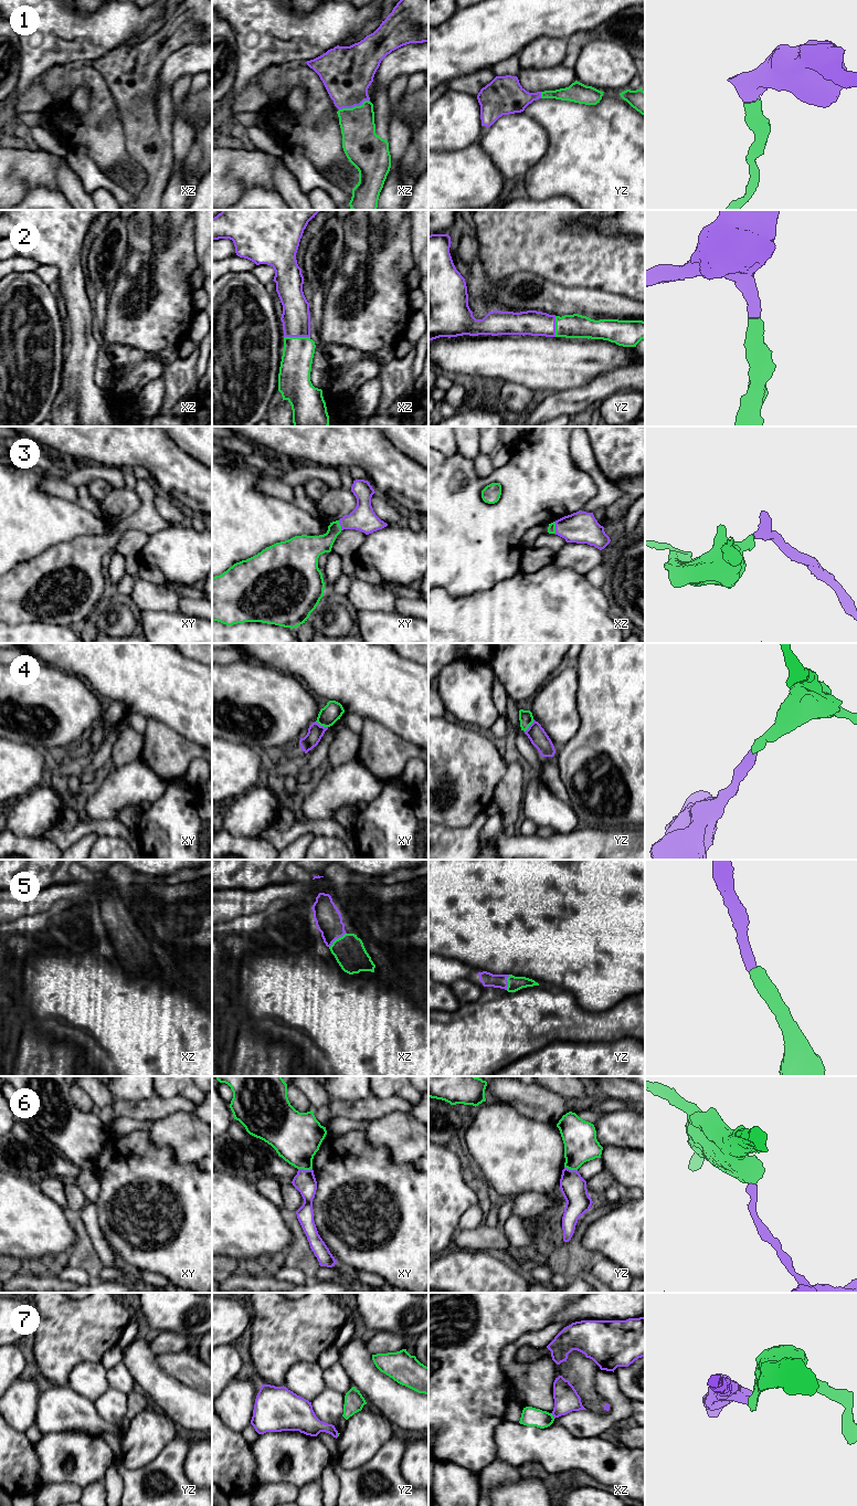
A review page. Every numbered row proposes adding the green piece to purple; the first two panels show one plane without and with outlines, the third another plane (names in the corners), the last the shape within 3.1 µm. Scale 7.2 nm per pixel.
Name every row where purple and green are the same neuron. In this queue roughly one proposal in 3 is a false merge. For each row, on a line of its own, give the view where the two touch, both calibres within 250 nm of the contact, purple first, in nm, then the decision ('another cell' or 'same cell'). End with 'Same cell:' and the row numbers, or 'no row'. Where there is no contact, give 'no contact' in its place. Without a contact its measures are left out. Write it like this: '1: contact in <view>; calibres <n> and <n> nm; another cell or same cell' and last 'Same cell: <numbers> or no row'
1: contact in xz; calibres 380 and 260 nm; same cell
2: contact in xz; calibres 200 and 220 nm; same cell
3: contact in xz; calibres 240 and 60 nm; same cell
4: contact in xy; calibres 110 and 140 nm; same cell
5: contact in xz; calibres 190 and 220 nm; same cell
6: contact in xy; calibres 160 and 360 nm; another cell
7: contact in xz; calibres 180 and 140 nm; another cell
Same cell: 1, 2, 3, 4, 5

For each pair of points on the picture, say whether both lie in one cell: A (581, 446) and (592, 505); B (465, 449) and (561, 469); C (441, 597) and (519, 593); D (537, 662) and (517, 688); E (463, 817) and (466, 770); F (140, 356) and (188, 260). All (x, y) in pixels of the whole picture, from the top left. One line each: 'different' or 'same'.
A: same
B: different
C: same
D: same
E: same
F: different

